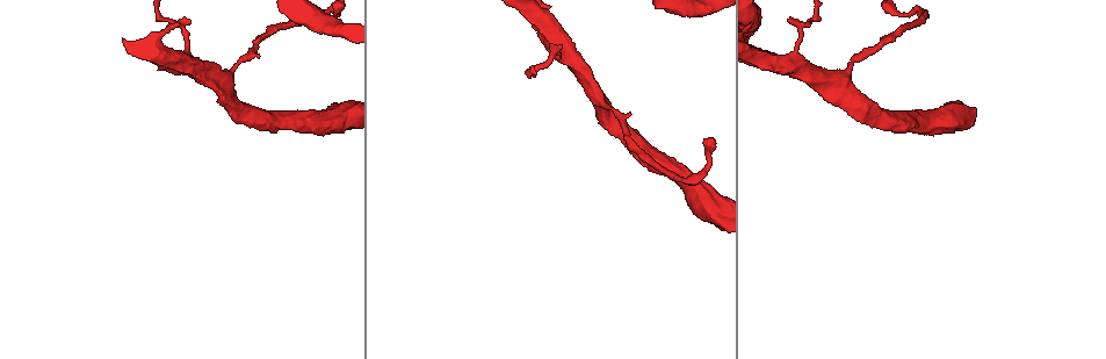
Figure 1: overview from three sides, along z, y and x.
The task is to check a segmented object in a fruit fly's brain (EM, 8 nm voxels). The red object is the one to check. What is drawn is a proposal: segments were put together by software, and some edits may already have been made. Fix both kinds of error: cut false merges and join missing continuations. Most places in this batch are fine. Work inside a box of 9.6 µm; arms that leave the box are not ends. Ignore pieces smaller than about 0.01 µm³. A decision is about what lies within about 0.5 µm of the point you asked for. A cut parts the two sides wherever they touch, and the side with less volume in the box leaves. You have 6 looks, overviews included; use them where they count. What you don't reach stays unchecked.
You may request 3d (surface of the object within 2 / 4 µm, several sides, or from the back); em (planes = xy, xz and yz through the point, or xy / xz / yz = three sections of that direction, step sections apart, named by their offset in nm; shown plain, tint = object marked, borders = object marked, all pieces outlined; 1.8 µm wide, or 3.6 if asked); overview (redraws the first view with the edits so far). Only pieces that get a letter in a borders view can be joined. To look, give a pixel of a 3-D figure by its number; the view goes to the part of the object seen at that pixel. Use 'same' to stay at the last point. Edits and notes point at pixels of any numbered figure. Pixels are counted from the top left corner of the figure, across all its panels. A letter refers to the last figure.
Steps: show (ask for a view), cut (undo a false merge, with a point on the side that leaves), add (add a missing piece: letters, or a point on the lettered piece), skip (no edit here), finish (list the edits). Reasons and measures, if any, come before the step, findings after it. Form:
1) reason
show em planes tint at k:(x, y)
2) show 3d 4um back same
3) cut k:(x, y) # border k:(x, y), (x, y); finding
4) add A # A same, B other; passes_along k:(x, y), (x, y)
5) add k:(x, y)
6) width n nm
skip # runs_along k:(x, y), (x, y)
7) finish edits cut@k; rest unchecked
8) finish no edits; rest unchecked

thick end
show 3d 2um at 1:(221, 93)

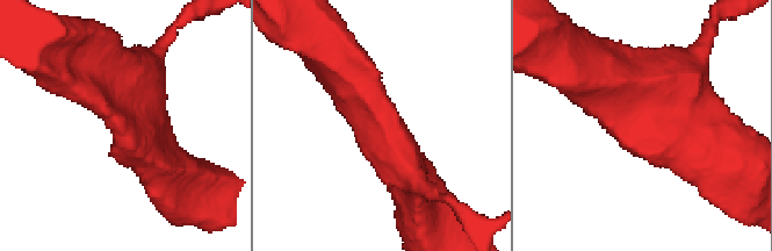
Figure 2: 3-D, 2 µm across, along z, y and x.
shape alone is not enough
show em xy step 16 plain at 2:(120, 126)

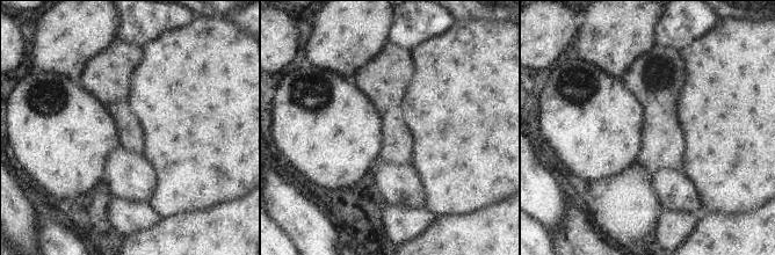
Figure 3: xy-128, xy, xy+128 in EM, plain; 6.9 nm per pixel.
show em xy step 16 borders same

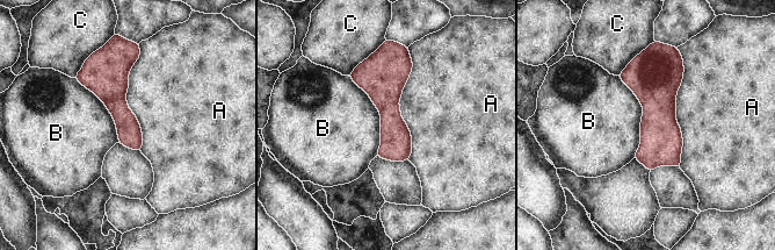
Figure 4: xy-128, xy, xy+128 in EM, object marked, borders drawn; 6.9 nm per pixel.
skip # A other, B other, C other; border 4:(347, 76), (379, 113), (377, 155); no lettered piece goes on from it

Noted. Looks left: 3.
show 3d 4um back at 1:(560, 45)

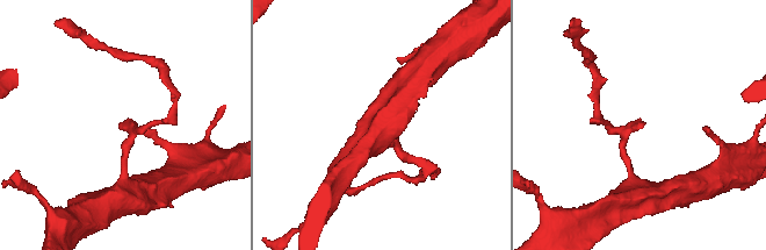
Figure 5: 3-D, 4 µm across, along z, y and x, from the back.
show em planes borders at 5:(642, 128)

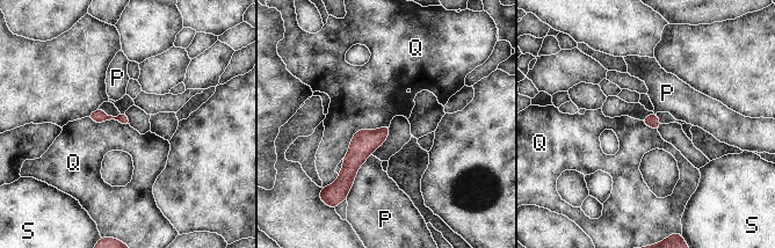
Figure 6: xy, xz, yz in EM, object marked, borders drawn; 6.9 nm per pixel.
skip # P other, Q other, S other; border 6:(389, 125), (360, 129), (342, 158); none of them fits

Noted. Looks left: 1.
finish no edits; rest unchecked

